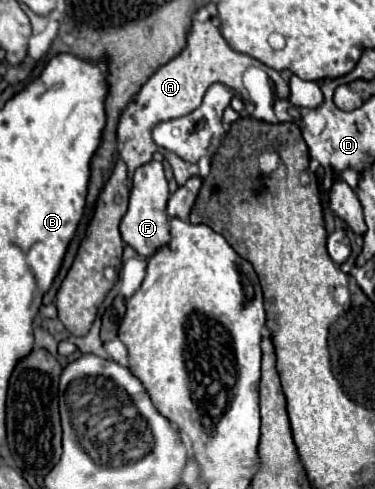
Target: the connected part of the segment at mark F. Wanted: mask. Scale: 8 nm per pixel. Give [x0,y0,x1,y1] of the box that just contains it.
[120,160,170,258]

